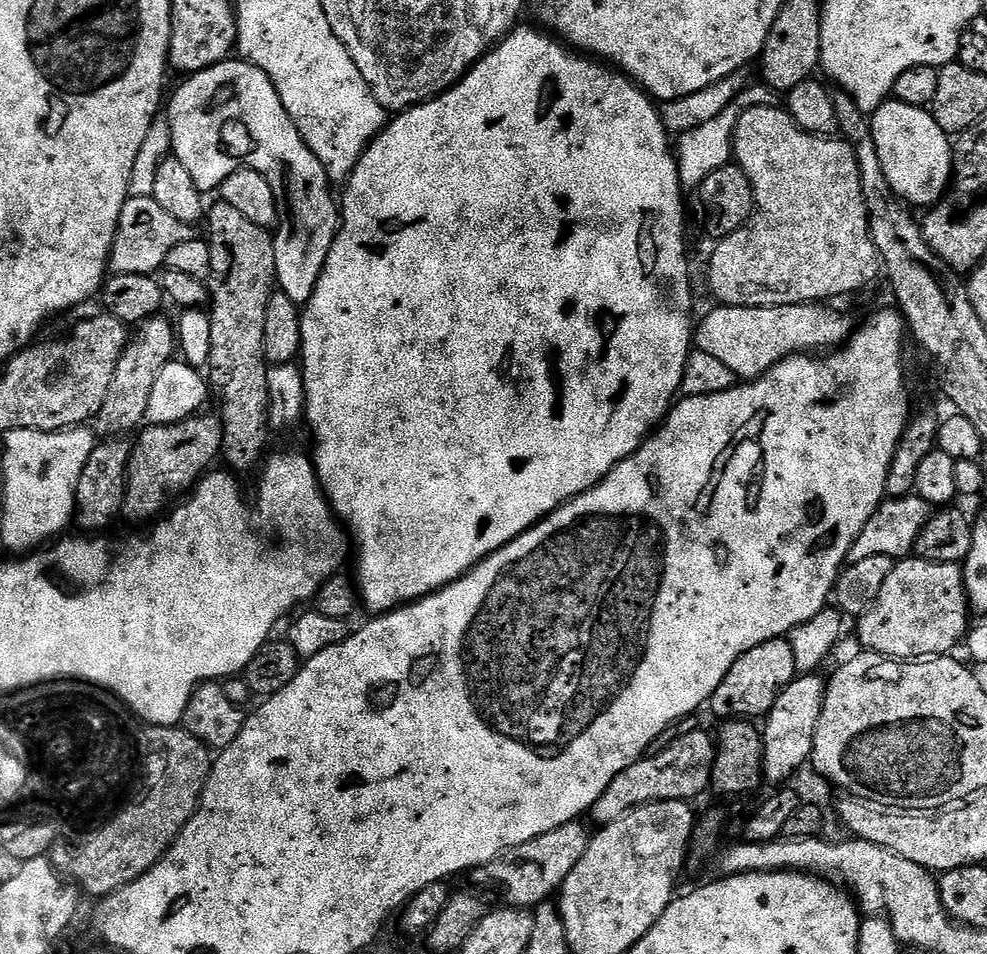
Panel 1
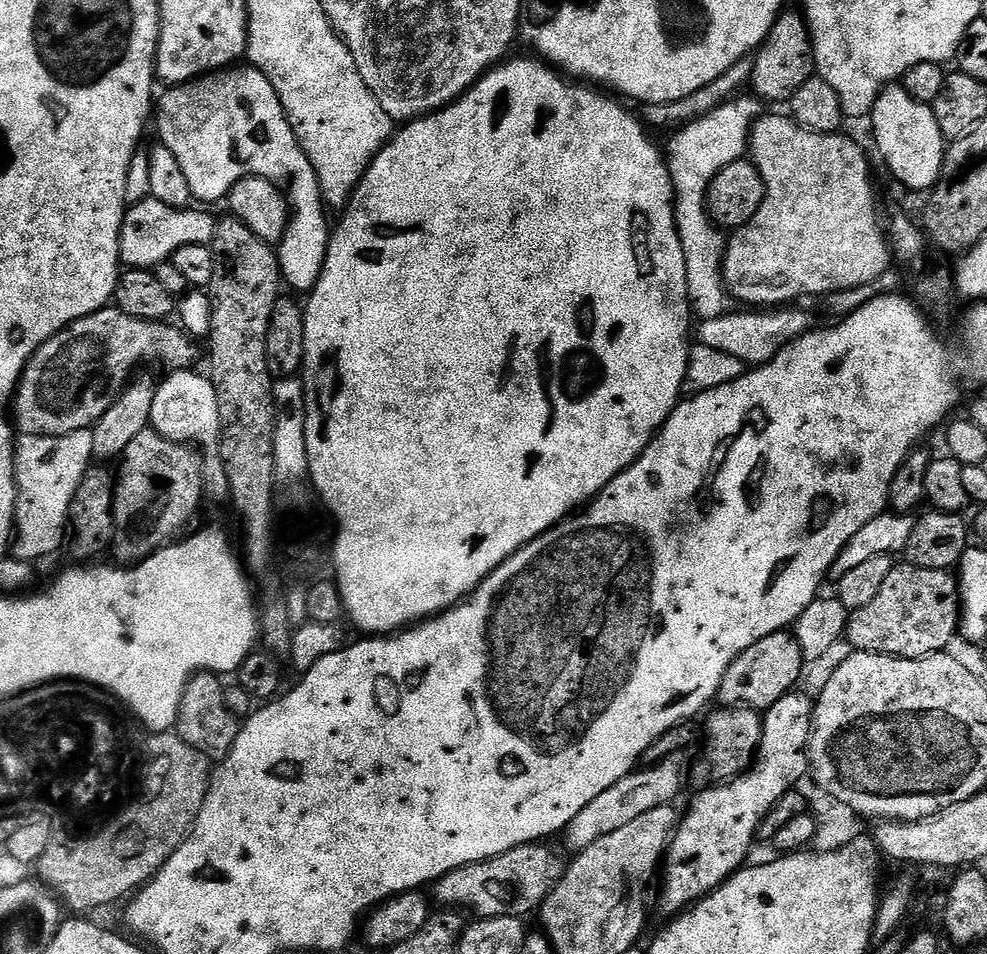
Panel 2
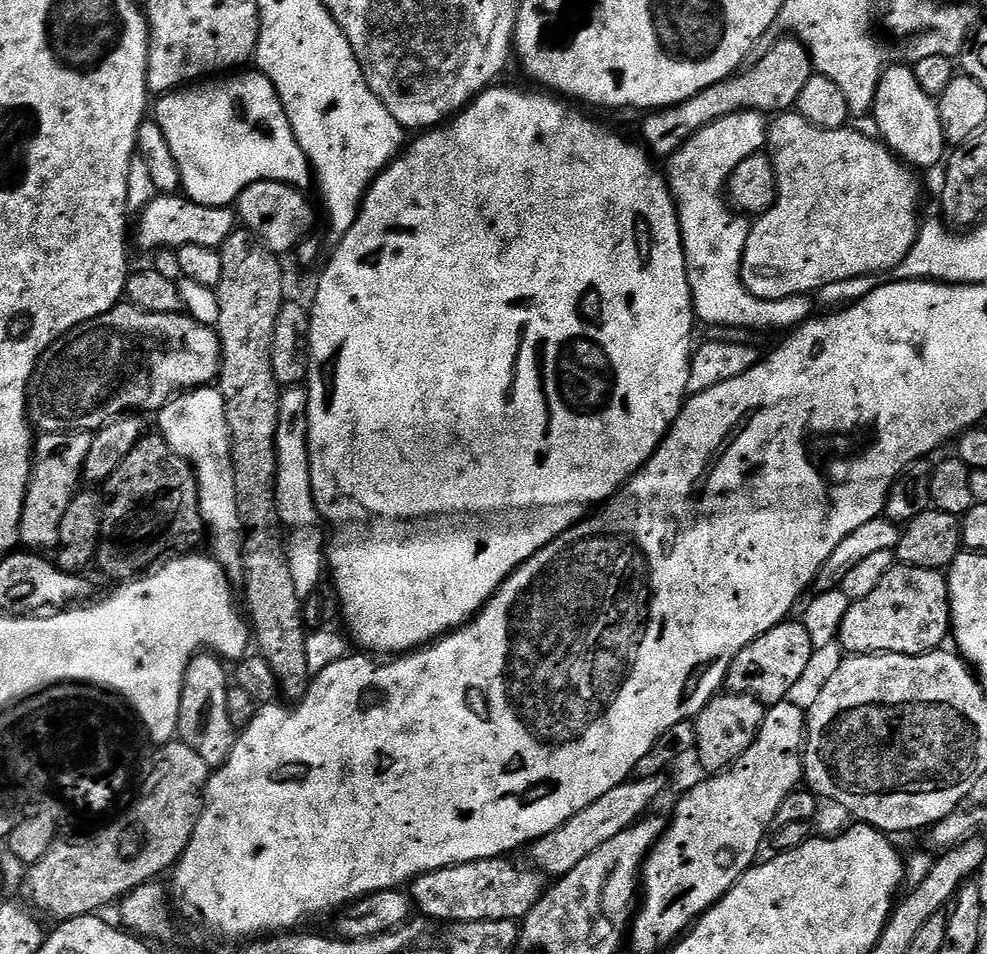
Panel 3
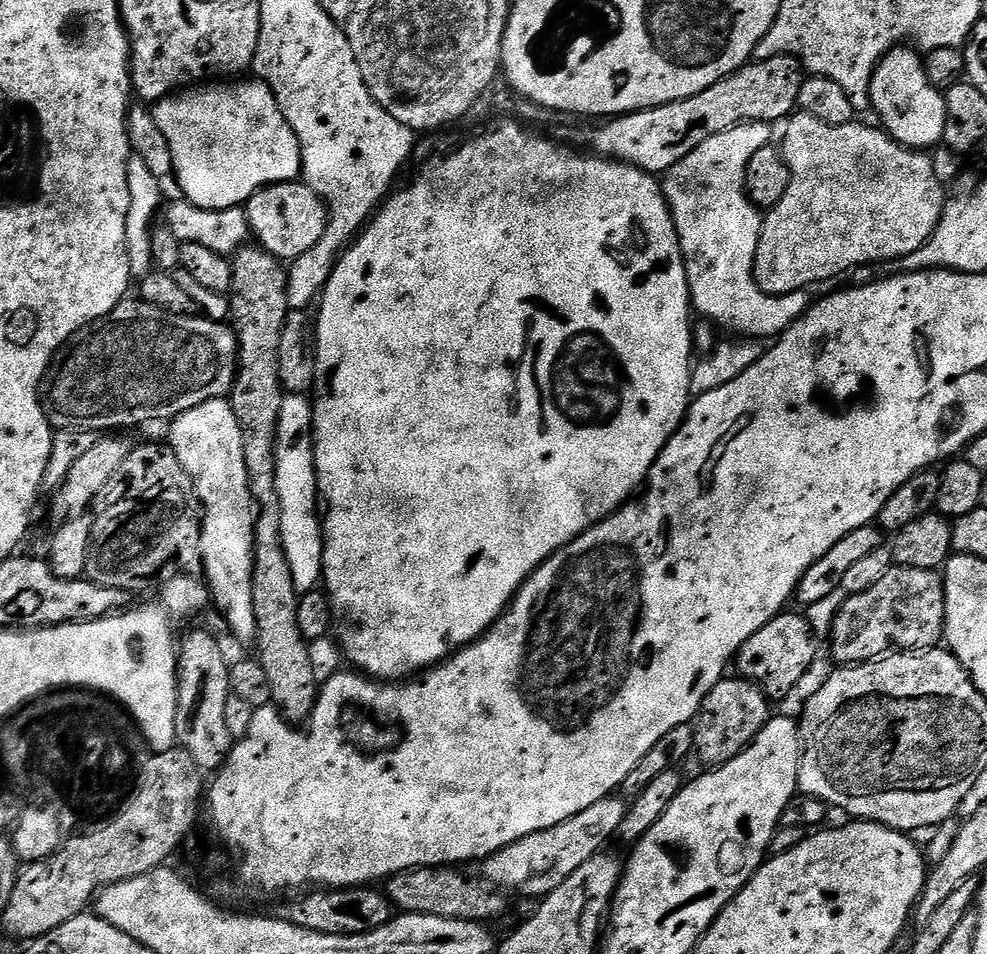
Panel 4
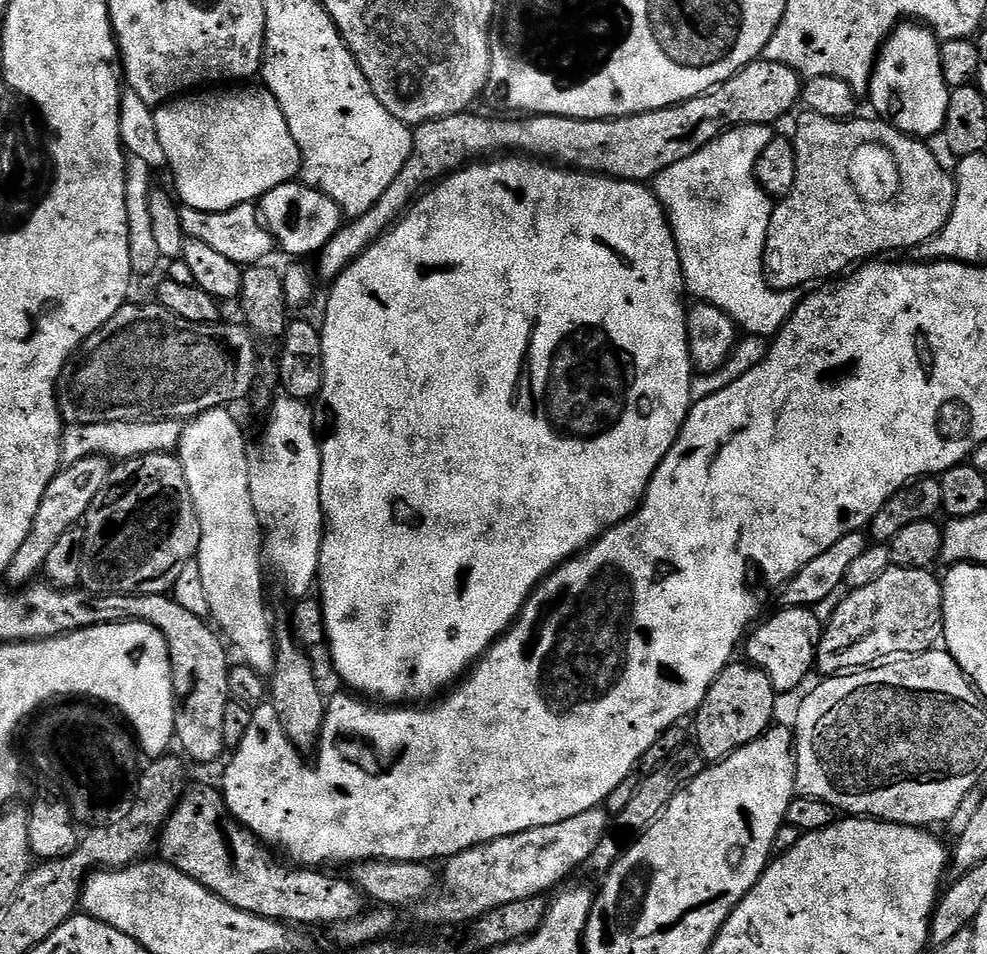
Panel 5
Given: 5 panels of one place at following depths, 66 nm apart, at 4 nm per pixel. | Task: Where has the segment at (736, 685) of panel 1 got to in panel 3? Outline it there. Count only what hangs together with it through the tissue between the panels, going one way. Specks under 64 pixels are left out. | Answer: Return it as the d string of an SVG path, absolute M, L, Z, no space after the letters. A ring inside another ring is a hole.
M789 618L783 624L766 630L766 634L754 638L750 646L736 655L728 667L727 691L752 696L765 706L783 704L791 697L788 695L795 690L796 683L805 679L805 669L813 652L806 626L797 621L795 624L794 621L795 619Z

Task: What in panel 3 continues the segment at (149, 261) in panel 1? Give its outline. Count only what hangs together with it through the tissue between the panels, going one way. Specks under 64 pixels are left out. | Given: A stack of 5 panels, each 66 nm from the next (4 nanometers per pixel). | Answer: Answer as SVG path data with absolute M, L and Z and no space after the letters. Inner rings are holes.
M157 194L152 201L143 208L134 220L134 244L140 248L145 248L149 254L157 250L175 250L182 246L210 246L219 249L230 238L232 232L237 231L238 216L235 211L228 208L216 208L215 203L199 204L189 200L183 194Z

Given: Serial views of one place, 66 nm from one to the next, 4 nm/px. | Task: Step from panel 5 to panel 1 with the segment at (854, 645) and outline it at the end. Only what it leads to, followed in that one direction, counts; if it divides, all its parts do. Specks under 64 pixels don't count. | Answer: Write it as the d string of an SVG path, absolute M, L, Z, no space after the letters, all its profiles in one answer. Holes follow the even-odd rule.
M904 558L893 563L890 578L878 593L878 602L870 606L865 616L859 617L860 624L854 629L864 650L896 661L919 661L921 658L949 655L954 645L961 643L970 631L970 609L964 585L964 570L959 564L930 562L919 558Z

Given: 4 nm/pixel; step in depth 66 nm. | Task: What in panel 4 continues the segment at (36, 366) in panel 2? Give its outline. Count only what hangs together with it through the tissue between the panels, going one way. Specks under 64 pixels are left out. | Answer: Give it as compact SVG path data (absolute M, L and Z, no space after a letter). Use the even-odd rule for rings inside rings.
M139 298L121 300L113 312L106 314L100 320L95 320L93 324L87 324L82 330L78 330L70 337L68 343L56 353L56 358L46 377L46 404L51 412L50 419L53 429L108 434L113 430L124 430L120 428L136 428L139 424L150 423L151 420L171 422L186 410L194 410L194 406L202 406L202 402L227 397L233 386L236 385L236 373L240 362L240 343L236 340L235 331L229 325L227 328L226 325L219 324L218 321L219 319L205 318L200 314L190 316L170 314L166 310L158 310L158 306L147 304L145 300Z

